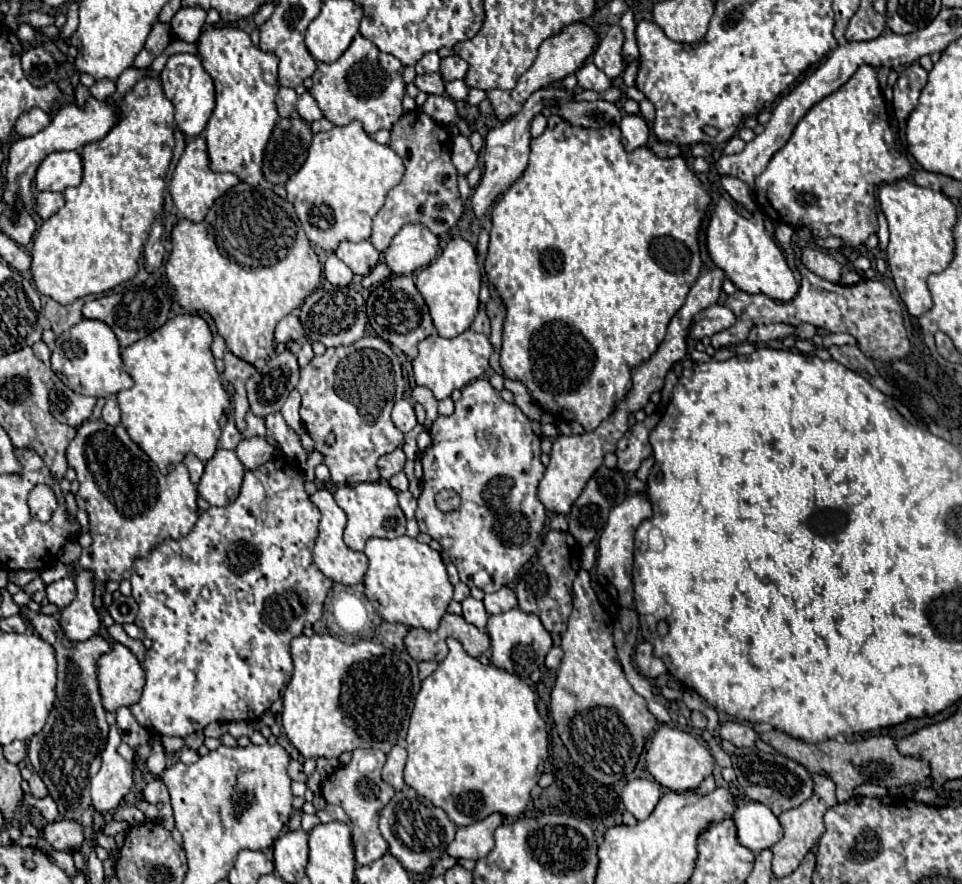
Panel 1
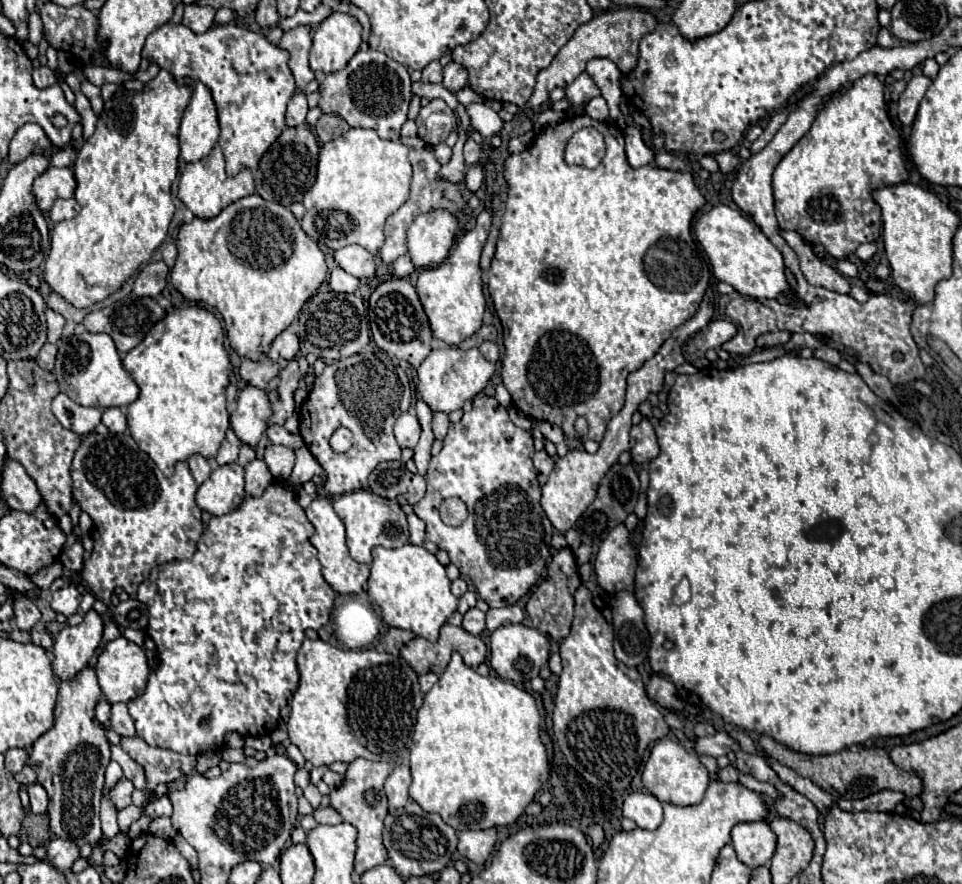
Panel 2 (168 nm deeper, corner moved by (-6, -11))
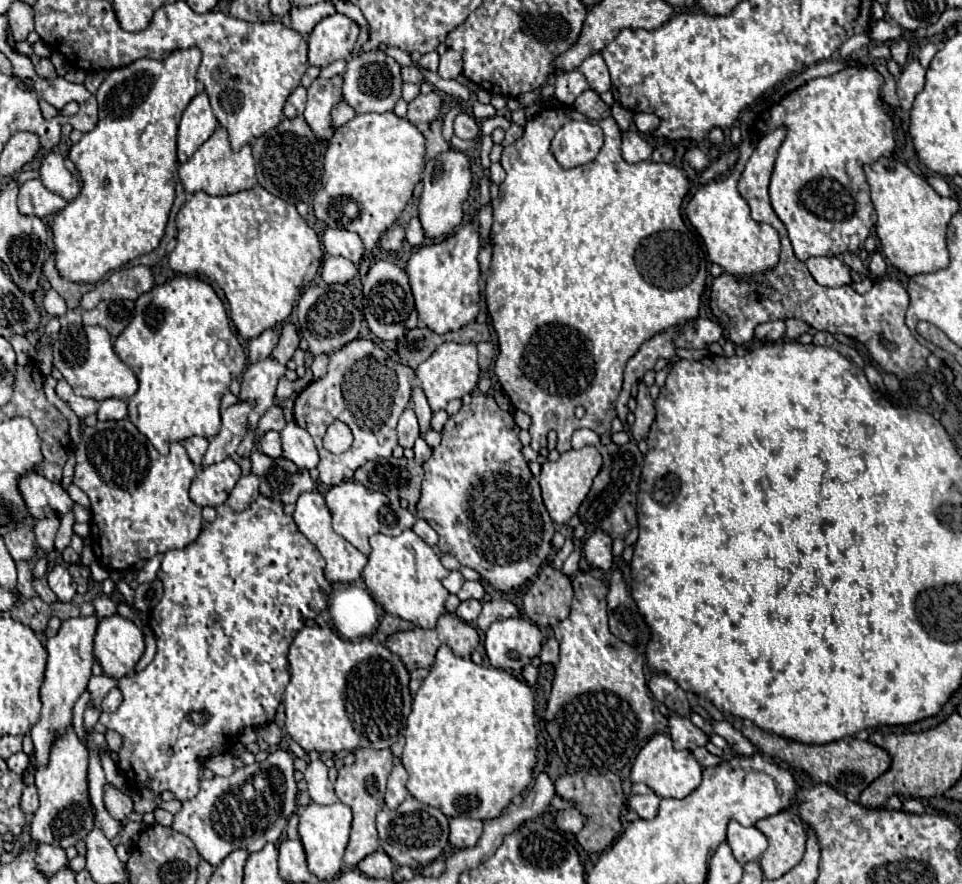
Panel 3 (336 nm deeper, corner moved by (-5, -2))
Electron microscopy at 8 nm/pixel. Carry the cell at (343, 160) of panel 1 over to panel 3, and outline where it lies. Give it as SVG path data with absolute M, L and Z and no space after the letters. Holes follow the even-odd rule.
M395 112L383 114L357 114L353 120L335 130L335 136L327 144L325 152L325 170L321 178L321 188L315 192L313 210L315 216L329 228L345 228L357 232L365 248L364 260L359 266L359 275L365 276L372 263L373 248L379 242L379 236L399 220L403 208L411 200L415 184L421 180L423 158L425 158L425 136L407 120Z

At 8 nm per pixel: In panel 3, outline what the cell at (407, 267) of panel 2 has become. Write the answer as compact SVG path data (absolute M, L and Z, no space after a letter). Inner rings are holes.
M413 216L407 224L407 242L413 248L417 248L417 246L423 244L423 240L425 240L425 234L423 234L423 228L421 228L421 220L419 220L419 216Z

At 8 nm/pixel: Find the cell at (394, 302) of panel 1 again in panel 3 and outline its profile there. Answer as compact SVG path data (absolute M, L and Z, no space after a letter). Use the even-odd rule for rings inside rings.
M377 260L363 280L363 314L371 332L379 340L397 340L403 338L411 328L417 328L417 310L413 294L409 288L409 278L393 262Z

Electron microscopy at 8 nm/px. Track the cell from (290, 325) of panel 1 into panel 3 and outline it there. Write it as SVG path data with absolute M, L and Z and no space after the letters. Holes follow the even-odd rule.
M265 330L257 338L251 338L249 346L247 346L249 362L259 362L259 360L267 358L273 352L273 348L277 346L277 340L279 340L279 334L275 330Z

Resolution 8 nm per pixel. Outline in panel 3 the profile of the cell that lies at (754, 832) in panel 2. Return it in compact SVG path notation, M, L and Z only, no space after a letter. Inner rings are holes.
M731 822L727 828L727 844L733 850L735 860L743 866L747 862L759 860L759 856L767 850L767 838L755 826L741 826L739 822Z

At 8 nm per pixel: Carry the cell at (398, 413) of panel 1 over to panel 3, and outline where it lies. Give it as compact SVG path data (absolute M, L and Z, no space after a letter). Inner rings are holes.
M407 408L397 424L397 432L399 432L399 444L403 448L413 448L417 436L419 436L419 424L417 424L417 416L411 408Z

